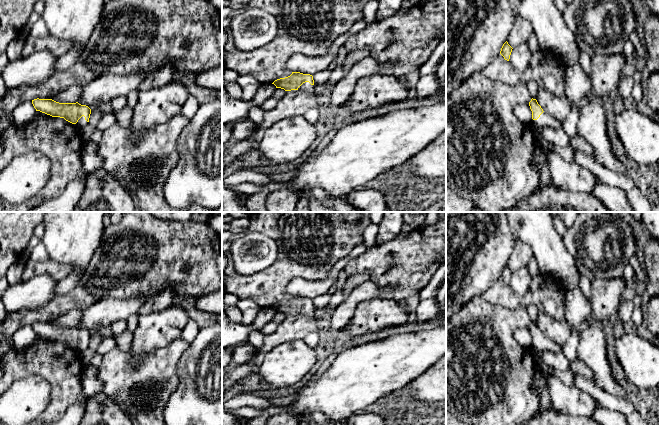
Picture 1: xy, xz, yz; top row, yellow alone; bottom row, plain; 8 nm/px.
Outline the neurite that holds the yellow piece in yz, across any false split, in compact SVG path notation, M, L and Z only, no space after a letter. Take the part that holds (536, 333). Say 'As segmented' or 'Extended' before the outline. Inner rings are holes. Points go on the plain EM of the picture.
Extended. M532 322L529 326L529 330L532 335L533 348L541 352L544 352L546 350L553 351L556 353L562 351L562 346L558 345L550 338L544 336L536 323Z

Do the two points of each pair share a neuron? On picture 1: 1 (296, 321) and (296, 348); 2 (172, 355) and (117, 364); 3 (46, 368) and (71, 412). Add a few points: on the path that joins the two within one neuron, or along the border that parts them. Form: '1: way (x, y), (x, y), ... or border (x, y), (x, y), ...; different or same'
1: border (302, 338), (286, 341), (274, 348); different
2: way (158, 367), (152, 373), (131, 373); same
3: border (85, 404), (73, 403), (63, 414); different

